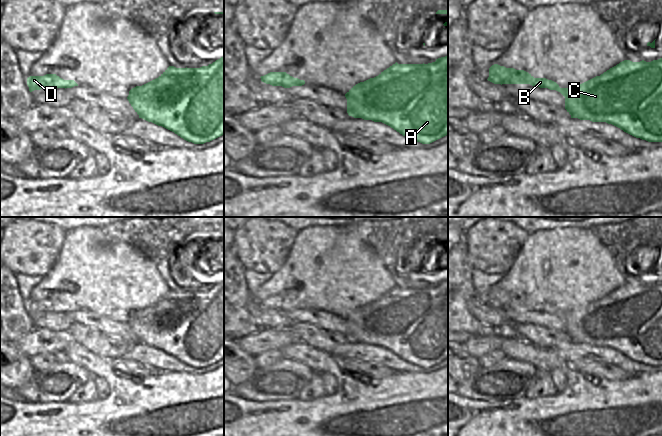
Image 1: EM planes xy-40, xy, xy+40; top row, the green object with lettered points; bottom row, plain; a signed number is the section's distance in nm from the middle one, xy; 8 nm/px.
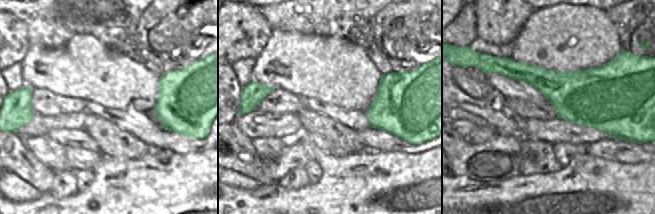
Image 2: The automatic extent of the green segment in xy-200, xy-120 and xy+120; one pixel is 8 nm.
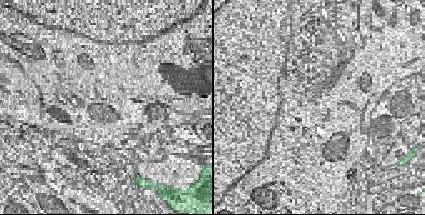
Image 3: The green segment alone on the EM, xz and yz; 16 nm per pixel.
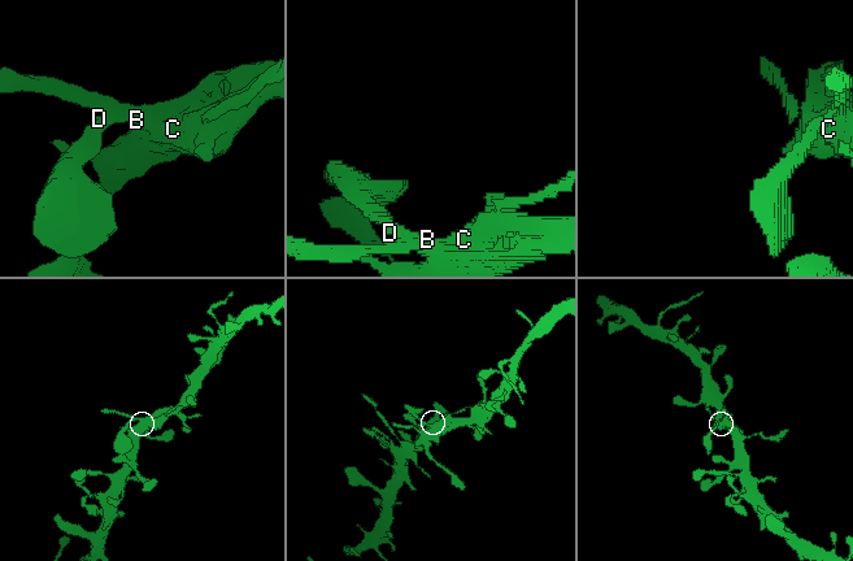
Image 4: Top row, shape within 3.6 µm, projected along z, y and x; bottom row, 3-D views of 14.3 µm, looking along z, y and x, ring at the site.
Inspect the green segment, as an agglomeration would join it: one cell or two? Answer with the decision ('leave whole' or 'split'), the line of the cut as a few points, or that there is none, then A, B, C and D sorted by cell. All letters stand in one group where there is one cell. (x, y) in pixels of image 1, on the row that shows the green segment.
leave whole | no cut | A B C D

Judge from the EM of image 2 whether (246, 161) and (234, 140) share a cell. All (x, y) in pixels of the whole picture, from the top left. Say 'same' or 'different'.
same

